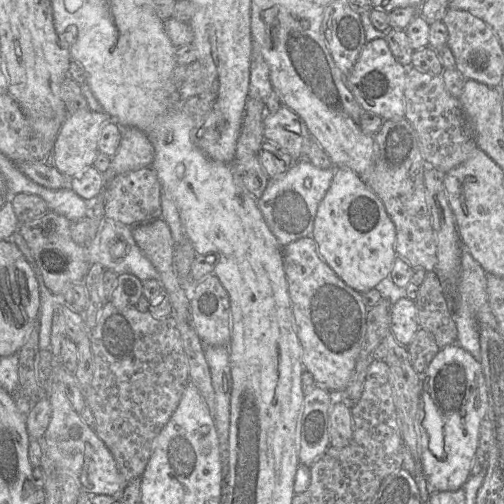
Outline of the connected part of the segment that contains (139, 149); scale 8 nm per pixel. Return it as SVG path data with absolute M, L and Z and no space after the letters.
M134 127L122 128L120 145L104 173L105 186L118 175L151 167L153 160L154 147L147 135Z

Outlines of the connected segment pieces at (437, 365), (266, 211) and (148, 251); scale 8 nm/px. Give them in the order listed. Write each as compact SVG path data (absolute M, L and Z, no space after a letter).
M458 344L446 346L436 354L428 369L420 375L421 393L417 412L421 443L421 464L428 491L456 491L463 488L470 476L474 457L479 448L479 431L488 409L488 394L480 362Z
M307 159L293 160L293 166L285 173L269 179L257 206L268 228L283 248L304 237L311 236L317 209L329 189L336 167L319 169Z
M161 217L132 227L132 234L136 244L157 270L174 312L190 309L188 292L182 289L174 266L174 241L167 223Z

